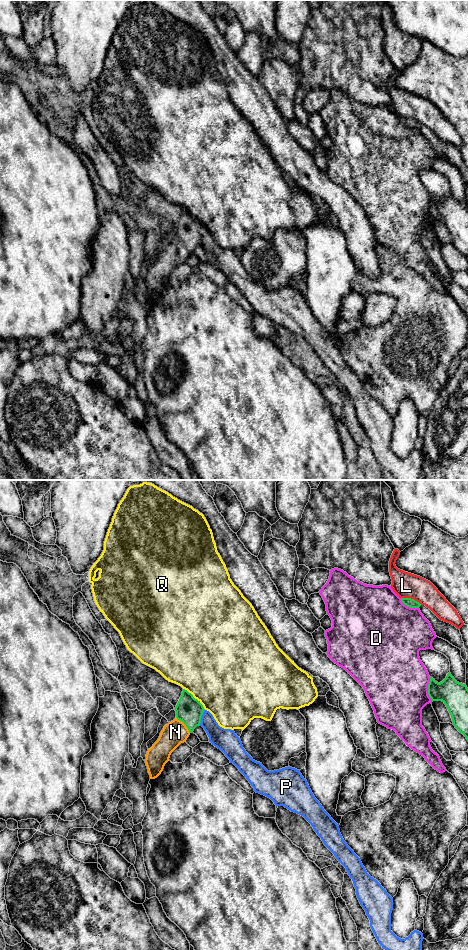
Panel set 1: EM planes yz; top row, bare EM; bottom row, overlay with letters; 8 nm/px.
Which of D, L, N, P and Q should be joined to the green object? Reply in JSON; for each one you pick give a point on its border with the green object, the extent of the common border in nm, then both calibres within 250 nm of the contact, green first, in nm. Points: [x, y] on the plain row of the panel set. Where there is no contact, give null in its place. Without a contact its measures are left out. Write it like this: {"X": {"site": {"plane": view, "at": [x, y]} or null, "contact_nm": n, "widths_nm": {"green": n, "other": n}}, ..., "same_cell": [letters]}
{"N": {"site": {"plane": "yz", "at": [184, 243]}, "contact_nm": 170, "widths_nm": {"green": 220, "other": 190}}, "same_cell": ["N"]}

